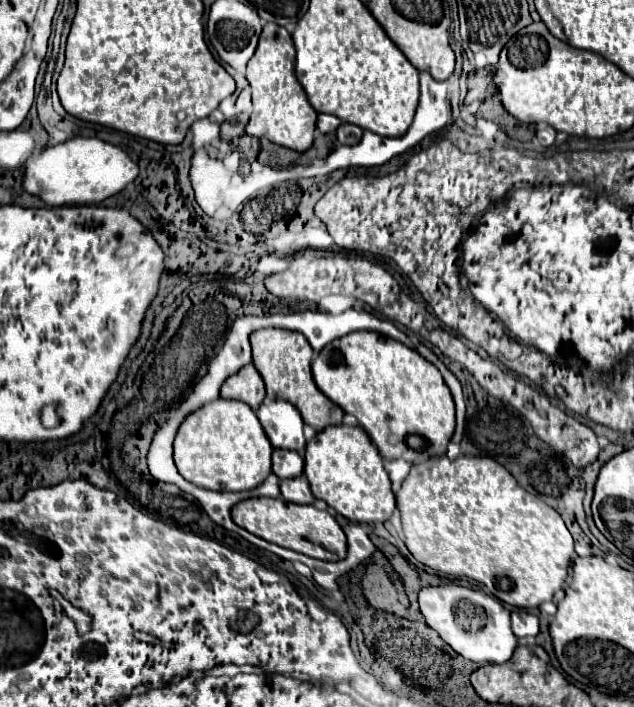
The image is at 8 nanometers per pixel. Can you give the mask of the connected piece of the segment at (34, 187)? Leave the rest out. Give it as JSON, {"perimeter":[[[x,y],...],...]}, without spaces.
{"perimeter":[[[72,137],[64,143],[46,147],[42,153],[38,153],[36,157],[32,155],[26,163],[24,163],[24,191],[38,195],[46,205],[50,207],[58,207],[58,205],[96,205],[100,201],[104,201],[106,197],[116,195],[118,191],[122,191],[128,183],[134,183],[134,179],[138,177],[140,169],[138,163],[134,163],[120,147],[106,143],[102,139],[96,137]]]}

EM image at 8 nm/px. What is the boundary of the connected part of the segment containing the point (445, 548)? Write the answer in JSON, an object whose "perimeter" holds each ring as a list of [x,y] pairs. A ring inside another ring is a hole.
{"perimeter":[[[460,455],[454,461],[448,457],[428,459],[426,463],[412,465],[412,469],[408,461],[392,459],[384,461],[384,467],[390,475],[394,493],[400,489],[396,499],[402,513],[404,543],[422,565],[438,573],[480,581],[492,595],[514,607],[532,609],[544,601],[552,601],[568,575],[568,565],[574,555],[574,539],[562,517],[542,499],[522,489],[500,463],[490,457]]]}

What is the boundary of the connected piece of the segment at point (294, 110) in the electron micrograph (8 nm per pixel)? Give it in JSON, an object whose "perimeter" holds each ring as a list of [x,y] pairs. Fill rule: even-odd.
{"perimeter":[[[276,23],[264,25],[258,41],[258,51],[254,53],[254,59],[250,59],[246,69],[246,79],[252,87],[254,103],[254,111],[246,125],[246,133],[252,137],[264,137],[292,151],[306,151],[314,141],[318,113],[308,103],[304,87],[296,79],[294,55],[296,51],[290,33]]]}

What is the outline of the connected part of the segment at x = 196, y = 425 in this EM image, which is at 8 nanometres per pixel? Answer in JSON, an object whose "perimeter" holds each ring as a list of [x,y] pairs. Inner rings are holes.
{"perimeter":[[[216,399],[190,413],[174,439],[174,461],[186,481],[214,491],[248,491],[272,473],[272,445],[256,413],[238,401]]]}

